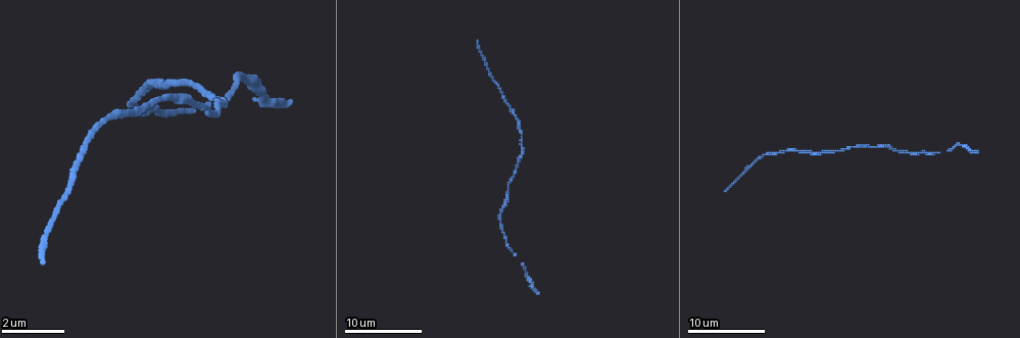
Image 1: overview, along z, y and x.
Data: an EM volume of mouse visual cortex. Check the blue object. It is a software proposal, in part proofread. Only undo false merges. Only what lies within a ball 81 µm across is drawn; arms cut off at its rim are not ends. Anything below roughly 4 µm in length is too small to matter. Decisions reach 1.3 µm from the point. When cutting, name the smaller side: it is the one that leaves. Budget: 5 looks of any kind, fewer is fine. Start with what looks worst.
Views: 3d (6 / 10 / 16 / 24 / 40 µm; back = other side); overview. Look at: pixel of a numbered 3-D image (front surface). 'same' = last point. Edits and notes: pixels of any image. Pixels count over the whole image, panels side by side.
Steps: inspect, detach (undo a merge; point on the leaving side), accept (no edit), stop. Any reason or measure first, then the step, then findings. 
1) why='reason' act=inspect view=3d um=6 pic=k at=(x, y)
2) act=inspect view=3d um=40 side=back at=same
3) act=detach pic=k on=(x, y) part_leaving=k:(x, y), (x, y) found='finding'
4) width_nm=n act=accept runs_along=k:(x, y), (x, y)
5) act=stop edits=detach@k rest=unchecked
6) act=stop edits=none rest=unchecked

why='calibre changes' act=inspect view=3d um=16 pic=1 at=(508, 196)

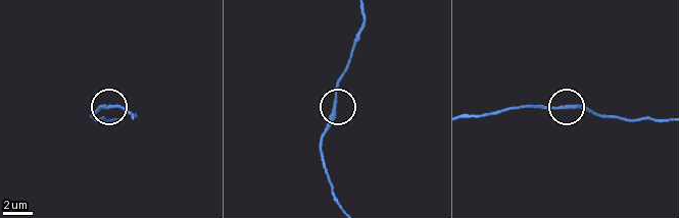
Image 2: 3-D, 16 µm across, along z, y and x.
act=accept found='all the same neuron'

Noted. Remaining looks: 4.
act=inspect view=3d um=6 pic=1 at=(848, 147)

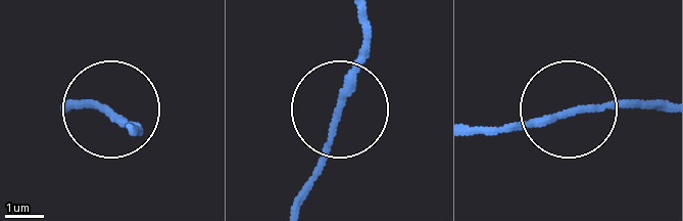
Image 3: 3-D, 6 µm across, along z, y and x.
act=accept runs_along=3:(342, 105), (306, 196) found='all the same neuron'

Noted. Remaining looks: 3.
why='thick turns thin' act=inspect view=3d um=10 pic=1 at=(162, 99)

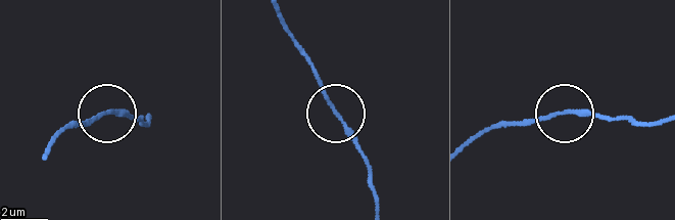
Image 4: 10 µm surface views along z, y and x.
act=accept found='continuous, no second neuron'

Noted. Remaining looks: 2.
act=stop edits=none rest=unchecked

